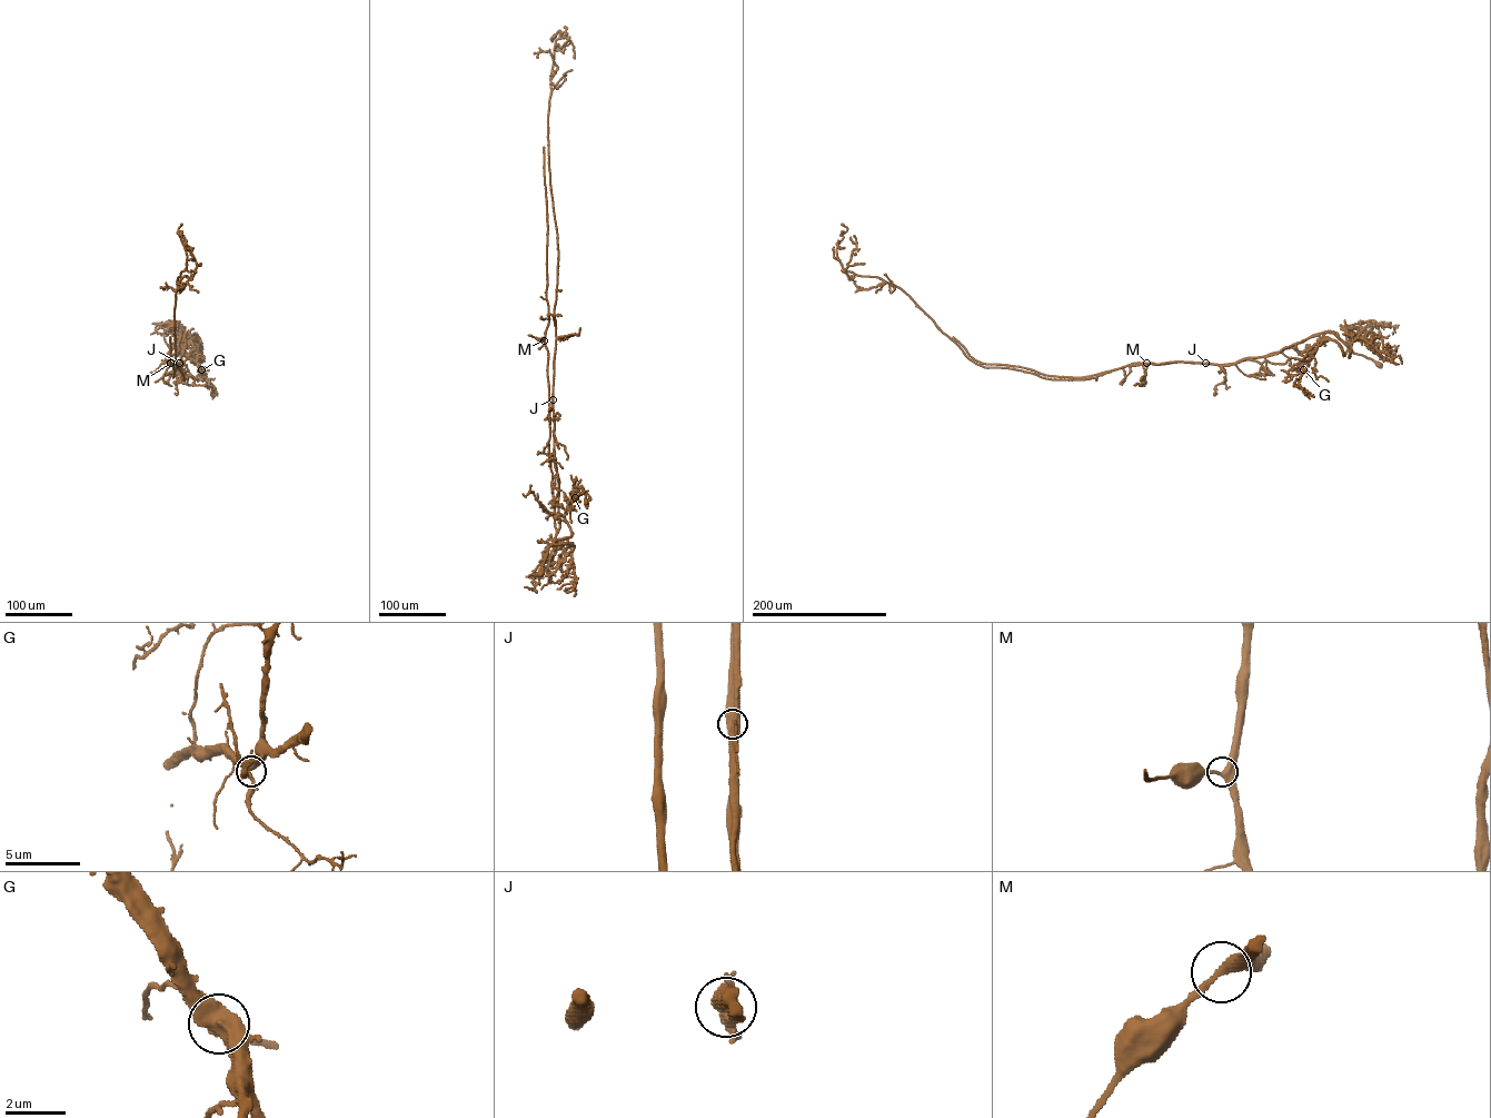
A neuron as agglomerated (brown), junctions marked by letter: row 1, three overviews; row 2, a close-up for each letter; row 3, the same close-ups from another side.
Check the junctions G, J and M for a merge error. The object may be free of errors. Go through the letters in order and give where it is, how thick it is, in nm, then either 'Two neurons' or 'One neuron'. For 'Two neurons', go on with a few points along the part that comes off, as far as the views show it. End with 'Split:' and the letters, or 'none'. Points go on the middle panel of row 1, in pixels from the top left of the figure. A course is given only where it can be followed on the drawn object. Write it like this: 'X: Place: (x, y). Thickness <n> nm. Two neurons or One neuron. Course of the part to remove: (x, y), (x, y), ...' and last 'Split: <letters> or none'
G: Place: (575, 497). Thickness 440 nm. One neuron
J: Place: (553, 399). Thickness 650 nm. Two neurons. Course of the part to remove: (553, 399), (554, 456), (559, 483)
M: Place: (544, 340). Thickness 380 nm. One neuron
Split: J

